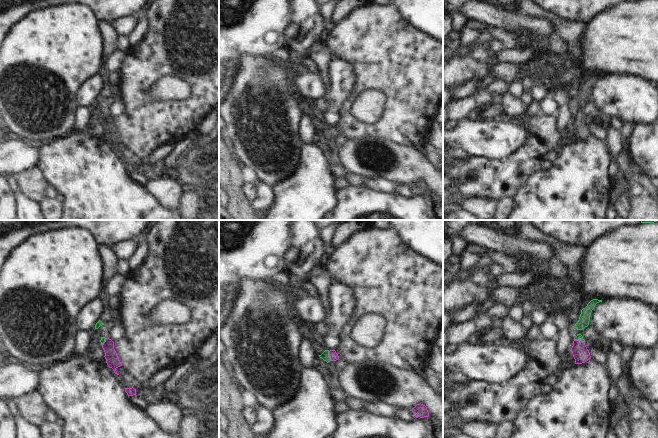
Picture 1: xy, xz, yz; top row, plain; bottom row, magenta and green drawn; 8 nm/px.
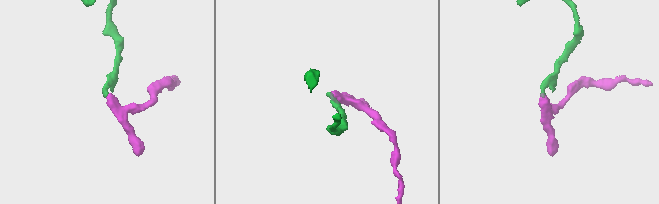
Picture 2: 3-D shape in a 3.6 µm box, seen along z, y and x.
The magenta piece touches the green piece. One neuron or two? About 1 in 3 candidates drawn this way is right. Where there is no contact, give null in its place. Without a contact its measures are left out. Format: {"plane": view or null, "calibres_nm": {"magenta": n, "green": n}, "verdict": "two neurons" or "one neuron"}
{"plane": "xz", "calibres_nm": {"magenta": 70, "green": 60}, "verdict": "one neuron"}

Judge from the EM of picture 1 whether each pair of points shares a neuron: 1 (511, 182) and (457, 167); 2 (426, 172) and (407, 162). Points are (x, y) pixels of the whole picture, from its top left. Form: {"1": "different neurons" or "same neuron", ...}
{"1": "same neuron", "2": "same neuron"}

